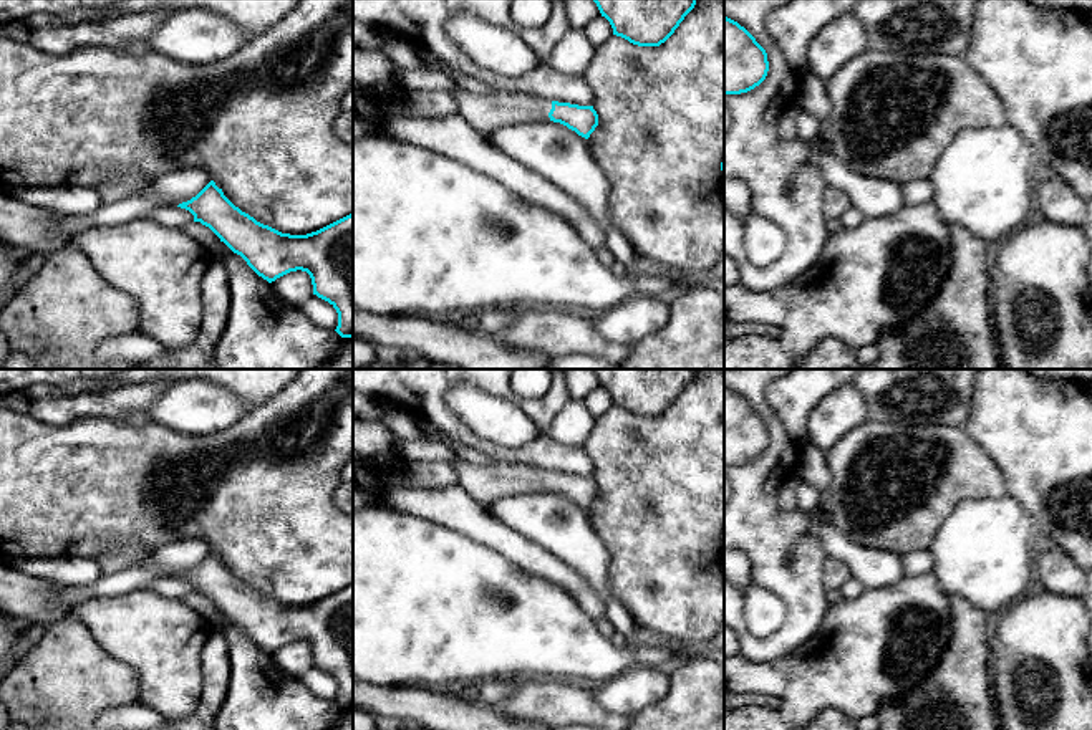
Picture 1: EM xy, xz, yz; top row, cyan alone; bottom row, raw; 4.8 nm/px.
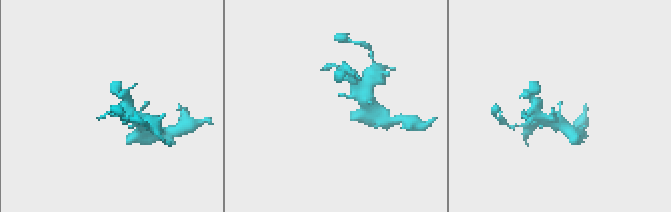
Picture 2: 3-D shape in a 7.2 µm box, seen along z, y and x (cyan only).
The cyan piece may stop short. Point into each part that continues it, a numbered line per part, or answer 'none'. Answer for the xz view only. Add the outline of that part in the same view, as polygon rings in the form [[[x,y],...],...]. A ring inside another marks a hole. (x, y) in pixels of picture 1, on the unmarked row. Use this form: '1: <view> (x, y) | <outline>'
1: xz (484, 484) | [[[461,457],[452,462],[452,467],[459,477],[457,485],[484,507],[502,497],[550,492],[552,470],[499,462],[476,465]]]

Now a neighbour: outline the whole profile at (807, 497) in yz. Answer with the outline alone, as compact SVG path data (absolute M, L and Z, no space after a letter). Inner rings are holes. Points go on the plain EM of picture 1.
M800 478L797 488L797 511L809 516L812 511L819 510L819 500L820 492Z

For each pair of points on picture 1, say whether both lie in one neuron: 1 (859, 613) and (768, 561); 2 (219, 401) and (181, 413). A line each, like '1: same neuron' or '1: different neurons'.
1: different neurons
2: same neuron

